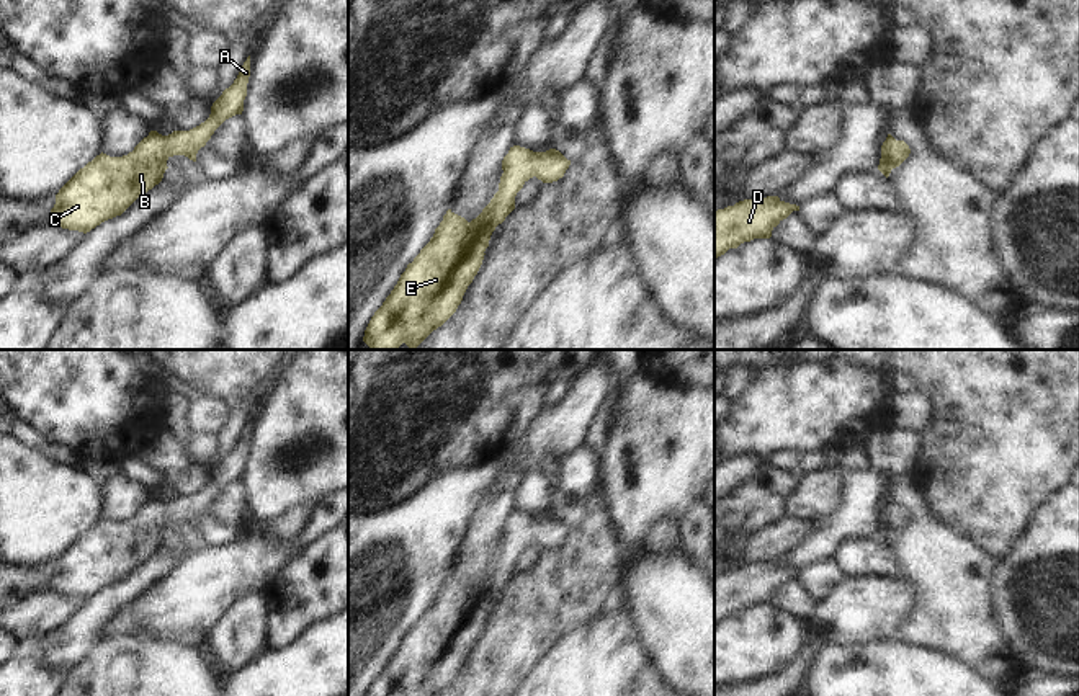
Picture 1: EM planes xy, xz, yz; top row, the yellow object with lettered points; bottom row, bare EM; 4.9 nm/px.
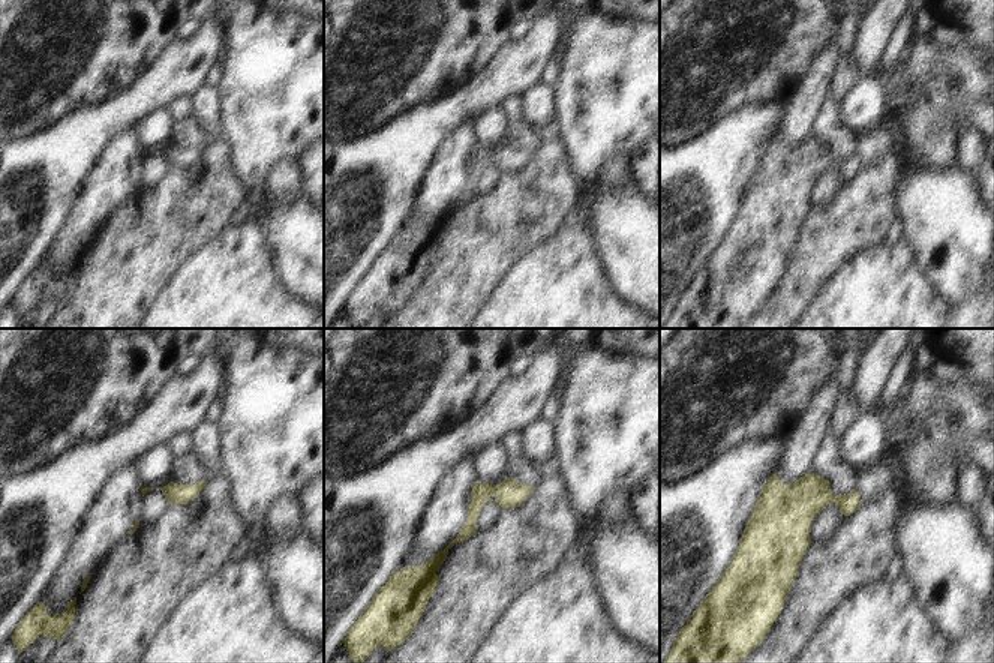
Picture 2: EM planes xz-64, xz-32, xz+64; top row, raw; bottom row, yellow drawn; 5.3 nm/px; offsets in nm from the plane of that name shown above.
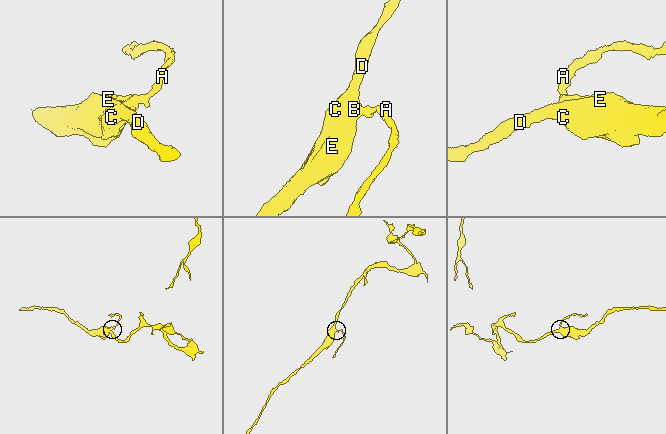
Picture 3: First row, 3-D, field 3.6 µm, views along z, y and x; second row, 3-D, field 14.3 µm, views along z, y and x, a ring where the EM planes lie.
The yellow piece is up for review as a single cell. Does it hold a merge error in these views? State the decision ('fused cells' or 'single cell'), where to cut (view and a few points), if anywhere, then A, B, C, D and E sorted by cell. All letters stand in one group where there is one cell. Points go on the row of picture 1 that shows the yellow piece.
single cell; cut none; groups A B C D E

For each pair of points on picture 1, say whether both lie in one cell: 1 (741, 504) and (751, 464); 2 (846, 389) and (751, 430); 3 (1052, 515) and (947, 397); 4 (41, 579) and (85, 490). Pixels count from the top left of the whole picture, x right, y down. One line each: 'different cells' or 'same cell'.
1: different cells
2: same cell
3: different cells
4: different cells

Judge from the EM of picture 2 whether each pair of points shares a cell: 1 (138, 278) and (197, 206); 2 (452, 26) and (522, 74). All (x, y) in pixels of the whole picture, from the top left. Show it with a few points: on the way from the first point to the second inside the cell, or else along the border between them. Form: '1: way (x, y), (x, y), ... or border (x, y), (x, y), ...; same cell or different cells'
1: way (143, 260), (179, 224); same cell
2: border (508, 41), (470, 80); different cells

